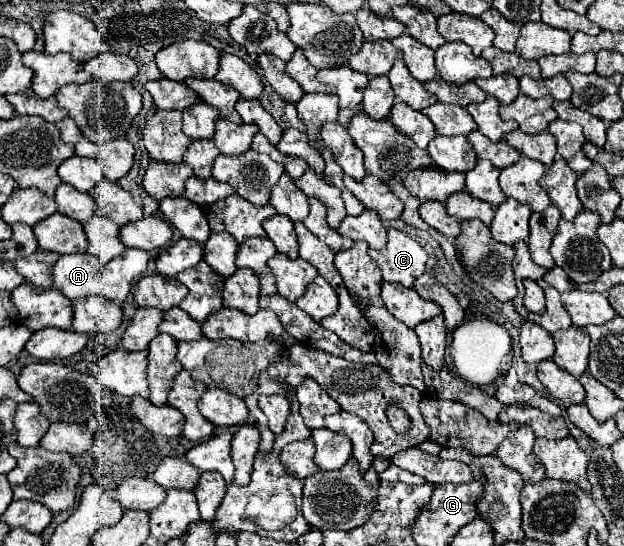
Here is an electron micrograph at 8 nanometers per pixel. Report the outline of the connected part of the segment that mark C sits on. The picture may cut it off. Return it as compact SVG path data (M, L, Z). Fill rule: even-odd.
M387 231L387 247L381 251L369 249L373 261L379 263L383 271L383 281L399 283L403 287L413 287L415 279L423 275L427 253L425 249L403 231Z

